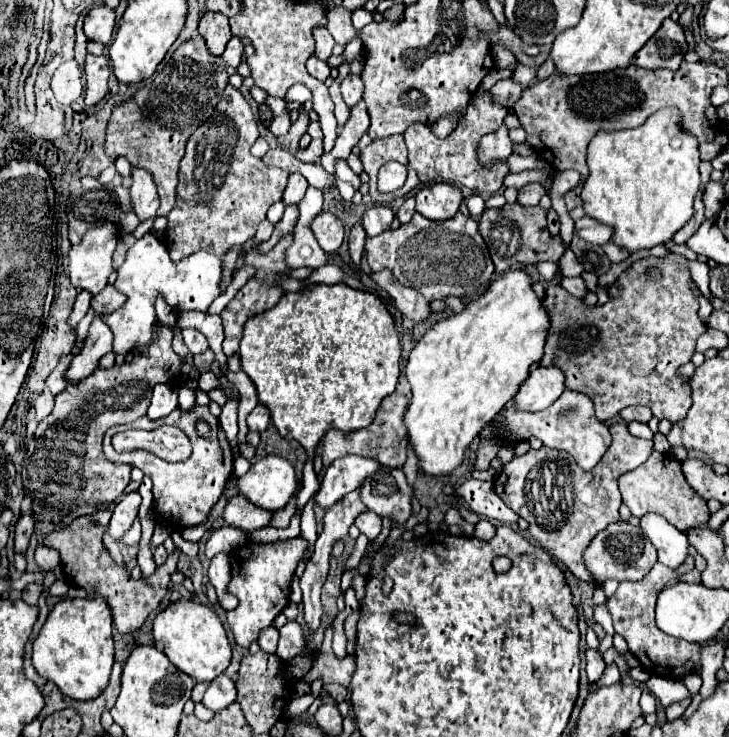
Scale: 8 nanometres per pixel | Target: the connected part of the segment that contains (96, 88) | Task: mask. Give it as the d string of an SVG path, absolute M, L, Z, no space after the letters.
M87 54L85 56L85 74L87 74L87 90L85 90L85 104L93 106L97 102L101 102L109 88L107 88L107 80L109 80L109 58L107 56L93 56Z

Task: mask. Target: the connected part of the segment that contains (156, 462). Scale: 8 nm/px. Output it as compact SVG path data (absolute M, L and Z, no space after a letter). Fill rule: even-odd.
M195 404L191 410L177 408L169 416L159 418L159 420L151 420L149 416L143 416L143 418L127 424L127 426L113 426L113 428L109 428L105 432L103 452L105 452L105 458L109 462L121 462L121 464L125 462L125 464L137 466L137 468L141 468L145 472L145 476L149 476L153 480L153 496L155 496L155 500L153 500L153 512L155 512L155 522L163 524L163 526L169 526L169 528L177 528L177 526L179 528L189 528L189 526L203 524L205 518L209 516L211 508L219 500L219 496L221 496L221 492L225 488L225 482L233 474L233 450L231 450L231 444L227 442L227 436L223 432L223 428L219 426L219 420L209 412L209 406L201 406L201 404ZM197 418L205 418L209 424L215 426L215 434L211 438L199 438L197 436L197 432L195 432ZM163 424L177 426L177 428L181 428L189 436L191 446L193 446L193 454L191 454L189 460L171 464L171 462L161 460L155 454L145 452L145 450L117 454L111 448L111 436L115 436L117 432L131 430L131 428L155 430L157 426L163 426Z

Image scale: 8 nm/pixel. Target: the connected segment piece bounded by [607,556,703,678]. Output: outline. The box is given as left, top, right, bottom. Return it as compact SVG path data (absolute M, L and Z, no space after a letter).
M693 556L685 558L685 564L681 568L665 568L663 564L655 564L653 570L641 580L641 582L621 582L617 592L607 600L607 608L613 614L613 626L615 632L619 632L627 646L629 652L641 662L641 666L653 674L677 674L677 678L683 678L687 674L693 674L695 666L701 666L701 650L703 646L697 642L687 642L675 636L669 636L665 632L661 632L655 624L655 602L657 602L657 592L661 592L661 588L667 588L669 584L677 584L679 576L687 574L689 570L693 570Z

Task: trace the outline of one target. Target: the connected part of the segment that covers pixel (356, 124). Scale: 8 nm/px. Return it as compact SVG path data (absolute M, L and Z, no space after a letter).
M359 102L353 110L351 110L351 116L347 120L345 126L339 128L339 136L337 136L337 142L335 142L335 148L329 152L329 154L323 154L321 156L321 166L329 172L329 174L335 174L335 164L339 158L347 160L353 146L357 146L359 138L367 132L369 128L369 114L367 114L367 108L365 108L365 102Z

